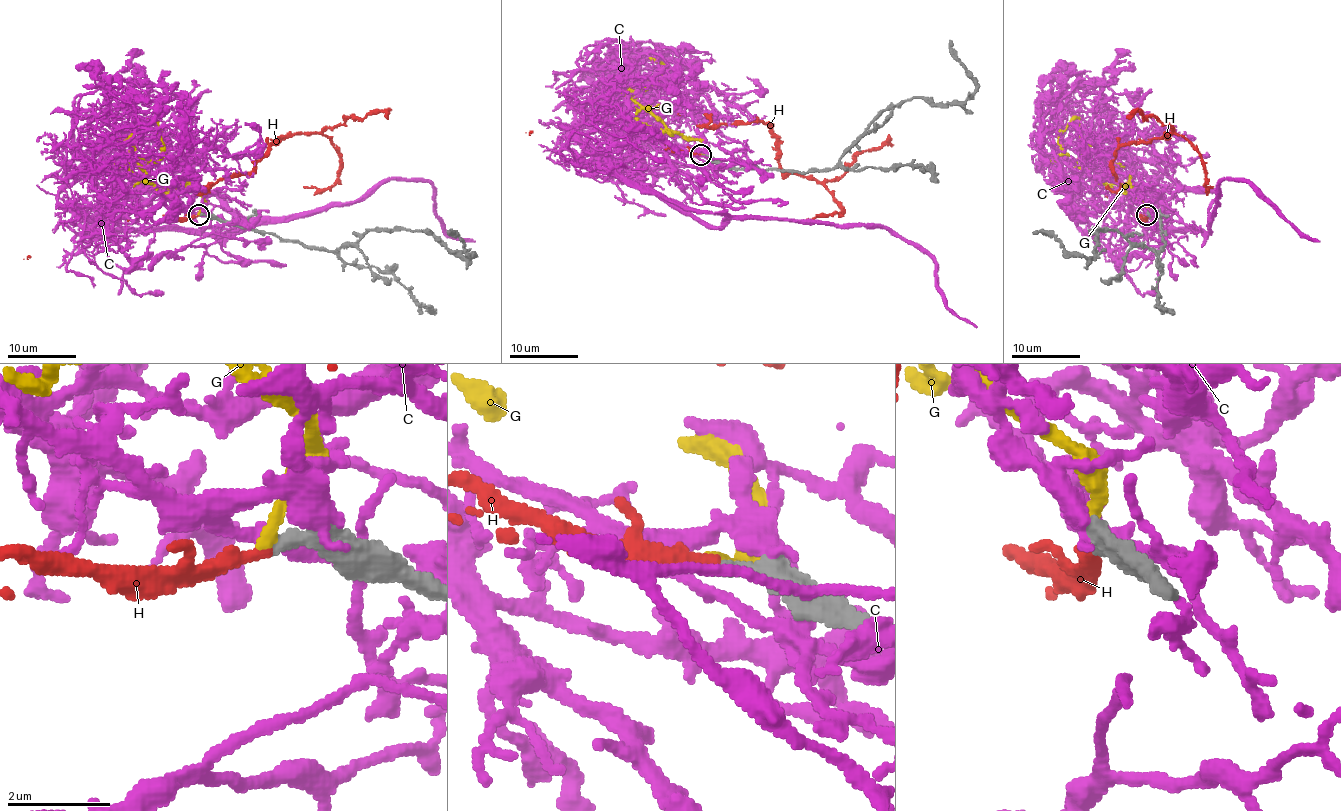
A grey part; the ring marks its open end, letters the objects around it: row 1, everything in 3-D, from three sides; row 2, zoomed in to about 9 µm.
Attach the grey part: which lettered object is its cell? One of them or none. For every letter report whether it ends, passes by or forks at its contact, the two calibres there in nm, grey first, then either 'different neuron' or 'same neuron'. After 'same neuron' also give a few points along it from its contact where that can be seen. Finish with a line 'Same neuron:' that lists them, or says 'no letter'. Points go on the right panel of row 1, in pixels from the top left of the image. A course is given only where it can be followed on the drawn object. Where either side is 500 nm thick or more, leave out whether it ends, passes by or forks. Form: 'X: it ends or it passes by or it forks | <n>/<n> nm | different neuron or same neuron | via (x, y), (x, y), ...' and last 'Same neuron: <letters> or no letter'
C: 400/500 nm | different neuron
G: it ends | 360/260 nm | different neuron
H: it ends | 300/240 nm | same neuron | via (1147, 215), (1120, 194), (1113, 172), (1114, 153), (1121, 146), (1180, 134), (1201, 156), (1208, 189), (1211, 186)
Same neuron: H

